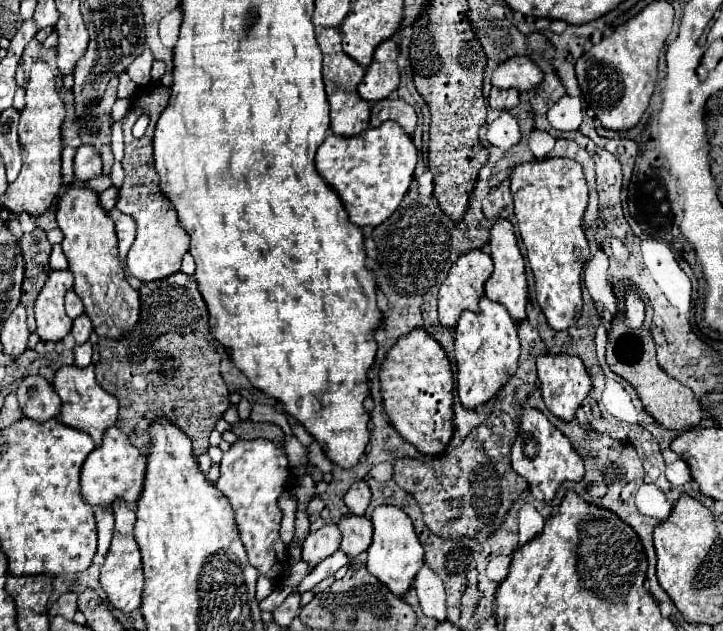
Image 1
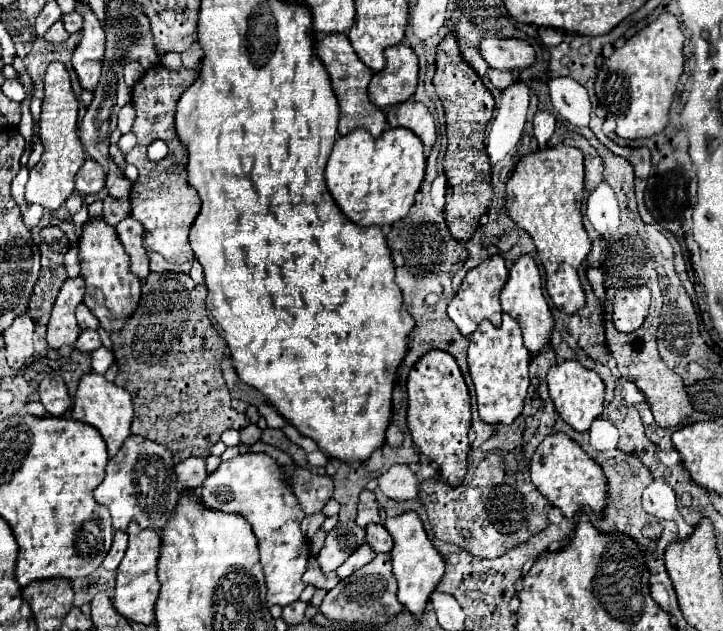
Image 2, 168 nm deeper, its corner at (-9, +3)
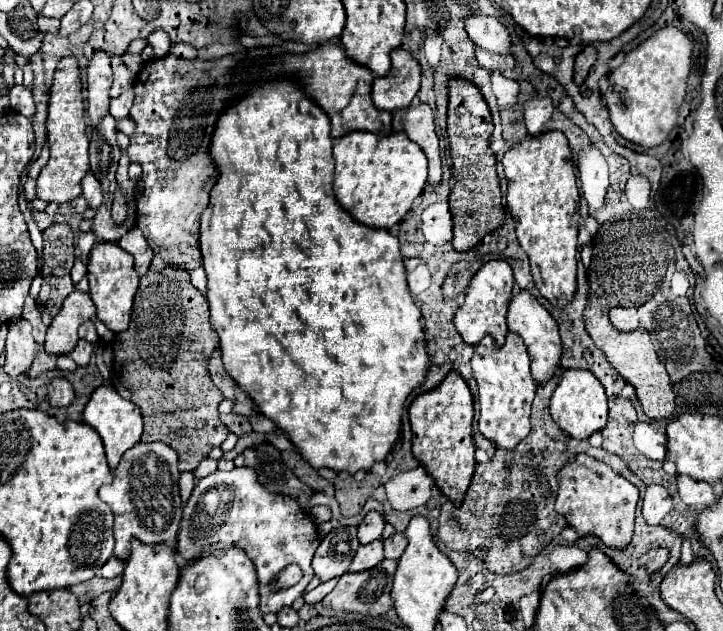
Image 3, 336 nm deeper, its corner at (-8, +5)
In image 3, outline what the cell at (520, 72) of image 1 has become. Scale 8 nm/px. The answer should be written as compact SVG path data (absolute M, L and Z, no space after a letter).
M471 14L465 20L471 42L491 54L511 54L511 36L507 28L491 16Z

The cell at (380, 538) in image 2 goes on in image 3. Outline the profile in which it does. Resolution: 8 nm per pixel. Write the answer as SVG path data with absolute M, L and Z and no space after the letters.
M397 532L397 534L389 536L389 538L385 538L383 546L385 546L385 558L399 560L399 556L403 554L403 550L407 546L407 538L401 532Z

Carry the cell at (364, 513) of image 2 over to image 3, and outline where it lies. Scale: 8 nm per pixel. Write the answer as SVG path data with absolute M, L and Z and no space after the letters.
M375 510L367 512L365 518L359 524L359 542L367 544L367 542L373 542L373 540L381 538L383 528L385 528L383 516L379 512L375 512Z

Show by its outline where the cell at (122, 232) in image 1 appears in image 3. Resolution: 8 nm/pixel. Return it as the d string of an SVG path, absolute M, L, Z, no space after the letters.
M131 228L125 236L119 238L117 242L123 250L127 250L129 254L133 254L135 258L135 270L139 276L143 276L151 264L151 258L153 258L153 252L145 240L145 236L139 232L139 228Z

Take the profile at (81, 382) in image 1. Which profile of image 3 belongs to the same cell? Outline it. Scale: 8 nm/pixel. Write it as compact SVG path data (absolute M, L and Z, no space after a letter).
M109 384L99 386L91 394L91 398L89 398L89 402L87 402L85 410L83 410L83 422L87 422L89 426L93 426L99 432L99 436L101 436L101 440L105 444L107 464L109 464L111 470L115 470L115 466L119 464L123 452L139 442L141 432L143 432L143 420L141 420L139 406L129 402L129 400L125 400L125 398L121 398L119 392L113 386L109 386Z

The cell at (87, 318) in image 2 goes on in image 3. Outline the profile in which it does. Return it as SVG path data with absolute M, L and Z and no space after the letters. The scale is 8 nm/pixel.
M93 320L85 322L83 326L79 326L79 338L89 340L89 342L93 342L93 344L99 340L99 336L97 336L97 332L95 332L95 324L93 324Z

